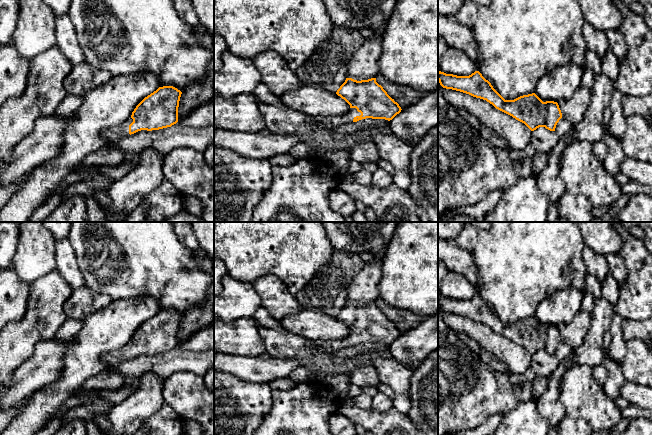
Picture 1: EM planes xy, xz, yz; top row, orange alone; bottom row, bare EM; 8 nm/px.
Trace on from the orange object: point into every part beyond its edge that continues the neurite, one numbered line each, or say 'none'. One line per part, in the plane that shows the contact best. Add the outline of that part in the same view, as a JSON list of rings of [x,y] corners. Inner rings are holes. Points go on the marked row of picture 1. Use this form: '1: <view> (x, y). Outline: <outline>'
1: xz (328, 121). Outline: [[[350,108],[347,113],[341,116],[319,116],[317,121],[323,124],[326,128],[336,128],[344,124],[353,122],[356,116],[360,116],[361,113],[356,108]]]

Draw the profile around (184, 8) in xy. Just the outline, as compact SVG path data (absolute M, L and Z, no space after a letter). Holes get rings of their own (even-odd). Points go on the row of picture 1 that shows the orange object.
M174 0L174 7L178 16L187 24L195 26L199 23L192 0Z

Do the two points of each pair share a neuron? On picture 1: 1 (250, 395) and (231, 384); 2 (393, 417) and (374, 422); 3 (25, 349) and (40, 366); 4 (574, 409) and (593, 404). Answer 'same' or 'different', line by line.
1: same
2: same
3: different
4: same

